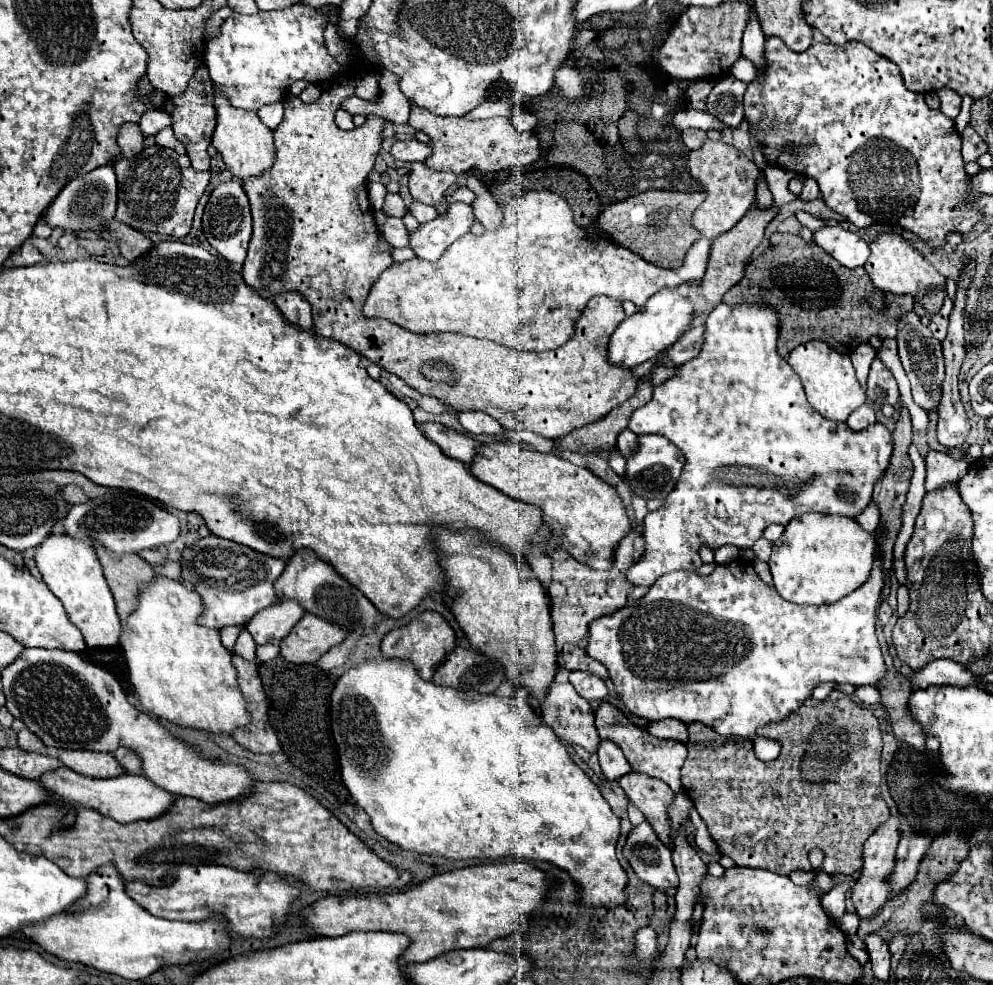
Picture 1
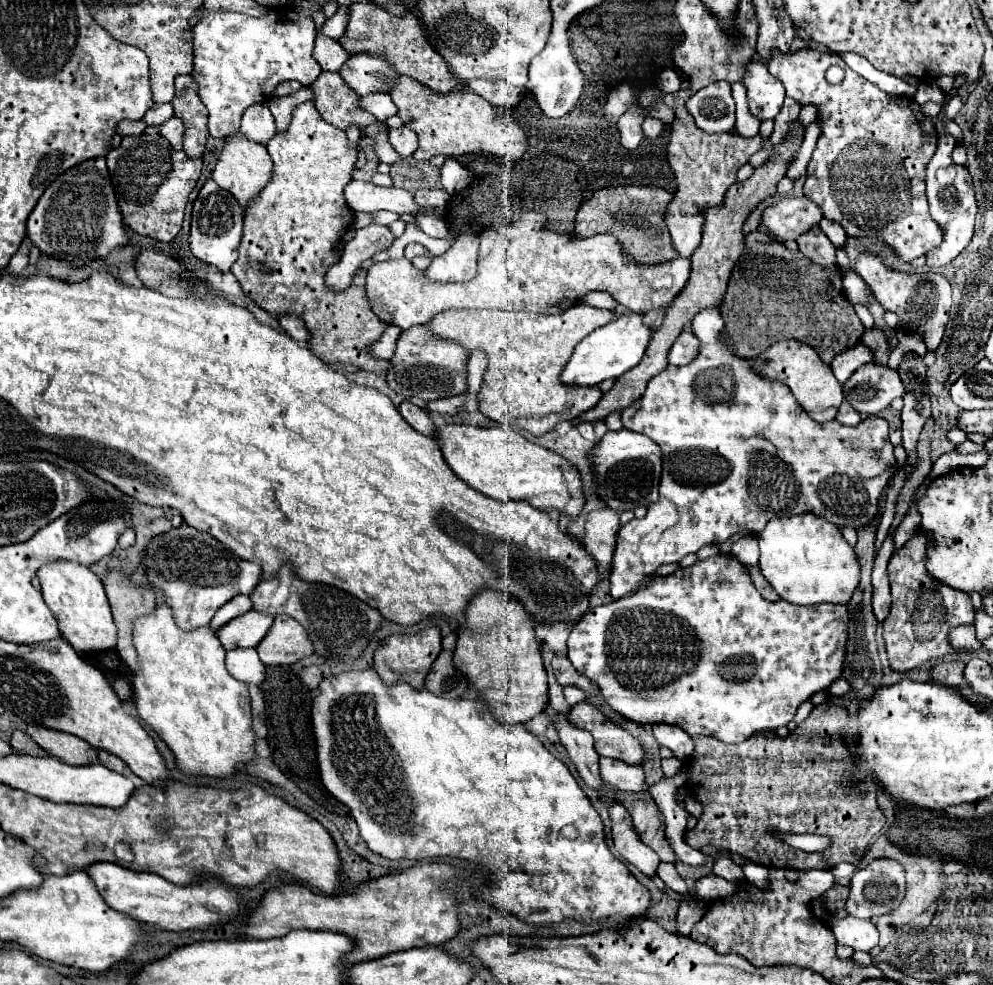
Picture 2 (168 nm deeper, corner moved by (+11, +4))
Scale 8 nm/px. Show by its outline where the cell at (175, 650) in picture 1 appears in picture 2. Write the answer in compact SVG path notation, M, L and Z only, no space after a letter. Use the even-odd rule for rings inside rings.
M164 602L144 618L134 622L134 646L138 652L138 672L134 674L136 708L140 718L166 742L172 750L178 770L184 774L198 774L210 778L230 778L238 768L244 768L256 758L254 730L248 684L230 676L224 666L226 650L212 630L198 628L184 632L176 626L172 612Z

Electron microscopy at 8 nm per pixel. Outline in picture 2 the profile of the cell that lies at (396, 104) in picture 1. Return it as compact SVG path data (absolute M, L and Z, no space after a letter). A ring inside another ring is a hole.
M384 92L370 94L368 98L360 98L360 106L364 106L364 110L374 114L380 122L384 122L386 118L390 118L390 116L394 116L398 112L396 104L390 98L390 94L384 94Z

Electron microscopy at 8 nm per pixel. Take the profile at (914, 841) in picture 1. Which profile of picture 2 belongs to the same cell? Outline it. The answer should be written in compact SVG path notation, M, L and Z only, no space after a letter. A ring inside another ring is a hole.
M888 858L874 860L866 868L858 870L850 882L850 896L846 900L848 914L858 914L858 918L878 918L890 914L900 906L904 898L904 868Z

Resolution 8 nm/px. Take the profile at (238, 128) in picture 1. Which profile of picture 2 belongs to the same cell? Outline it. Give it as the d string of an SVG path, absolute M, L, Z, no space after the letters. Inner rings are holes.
M240 132L232 134L226 140L226 146L212 172L212 180L218 186L222 186L224 190L228 190L240 202L240 206L244 210L248 208L248 202L252 202L252 198L256 198L260 194L260 190L264 190L264 186L270 182L270 178L272 178L272 158L270 158L266 146L242 138Z

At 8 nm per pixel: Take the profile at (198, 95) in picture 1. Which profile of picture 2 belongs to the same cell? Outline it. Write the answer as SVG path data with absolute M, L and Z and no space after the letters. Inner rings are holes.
M190 74L176 76L176 96L172 100L174 114L184 120L184 152L192 158L200 158L208 138L208 110L198 98L198 86Z

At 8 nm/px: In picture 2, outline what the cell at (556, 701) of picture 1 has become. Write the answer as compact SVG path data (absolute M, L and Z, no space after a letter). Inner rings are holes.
M548 714L548 718L556 726L556 730L560 734L560 742L568 750L570 760L574 762L574 766L576 766L578 774L582 776L582 780L590 788L600 790L604 786L604 780L600 776L600 770L598 770L600 756L596 754L596 750L592 746L592 734L572 726L568 722L566 714Z

